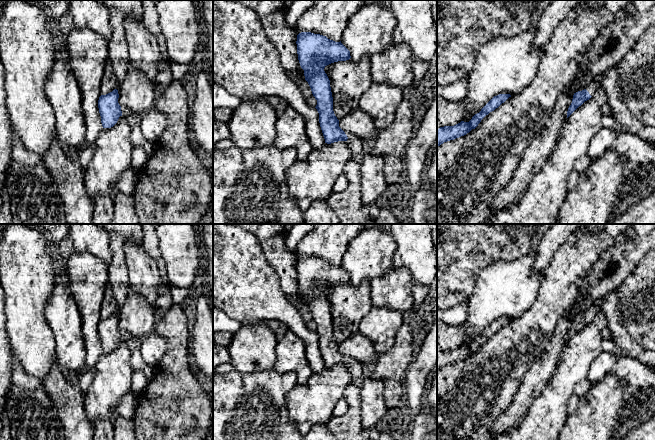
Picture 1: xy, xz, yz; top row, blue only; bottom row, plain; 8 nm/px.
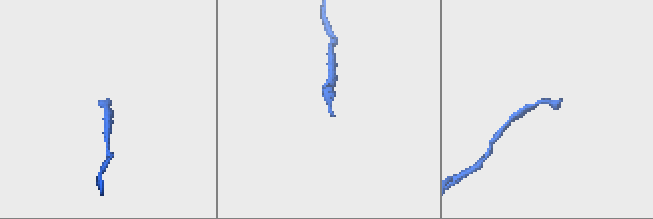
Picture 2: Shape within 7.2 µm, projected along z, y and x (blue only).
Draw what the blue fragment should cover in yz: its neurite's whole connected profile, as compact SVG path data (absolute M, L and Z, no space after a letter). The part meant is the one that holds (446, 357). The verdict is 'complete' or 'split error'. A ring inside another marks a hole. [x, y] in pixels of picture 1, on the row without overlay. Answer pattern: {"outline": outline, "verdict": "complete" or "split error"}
{"outline": "M499 318L494 320L469 346L461 345L454 350L444 350L437 353L437 371L444 366L464 360L472 353L475 353L486 339L498 332L509 321L511 321L510 318Z", "verdict": "complete"}

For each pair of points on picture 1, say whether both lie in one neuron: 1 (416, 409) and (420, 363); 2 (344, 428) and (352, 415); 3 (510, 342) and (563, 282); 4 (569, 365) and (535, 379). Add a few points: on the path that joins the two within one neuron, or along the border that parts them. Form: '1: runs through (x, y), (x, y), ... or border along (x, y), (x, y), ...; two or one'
1: runs through (416, 398), (416, 379), (418, 374); one
2: runs through (347, 425), (352, 418); one
3: runs through (525, 327), (555, 297); one
4: border along (562, 349), (552, 376), (540, 391); two

